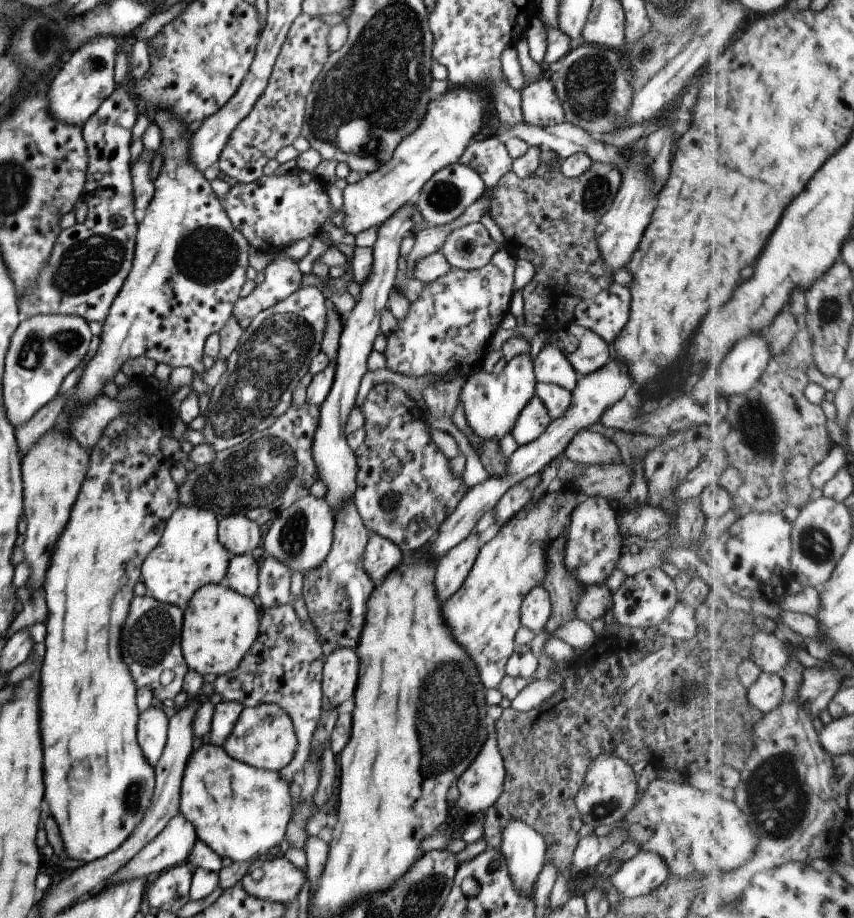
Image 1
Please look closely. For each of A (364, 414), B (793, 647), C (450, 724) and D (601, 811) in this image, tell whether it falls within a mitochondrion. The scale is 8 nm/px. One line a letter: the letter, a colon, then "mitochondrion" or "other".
A: other
B: other
C: mitochondrion
D: mitochondrion

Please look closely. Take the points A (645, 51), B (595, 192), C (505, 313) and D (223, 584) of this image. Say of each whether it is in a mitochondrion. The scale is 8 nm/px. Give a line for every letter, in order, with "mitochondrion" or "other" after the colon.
A: mitochondrion
B: mitochondrion
C: other
D: other

